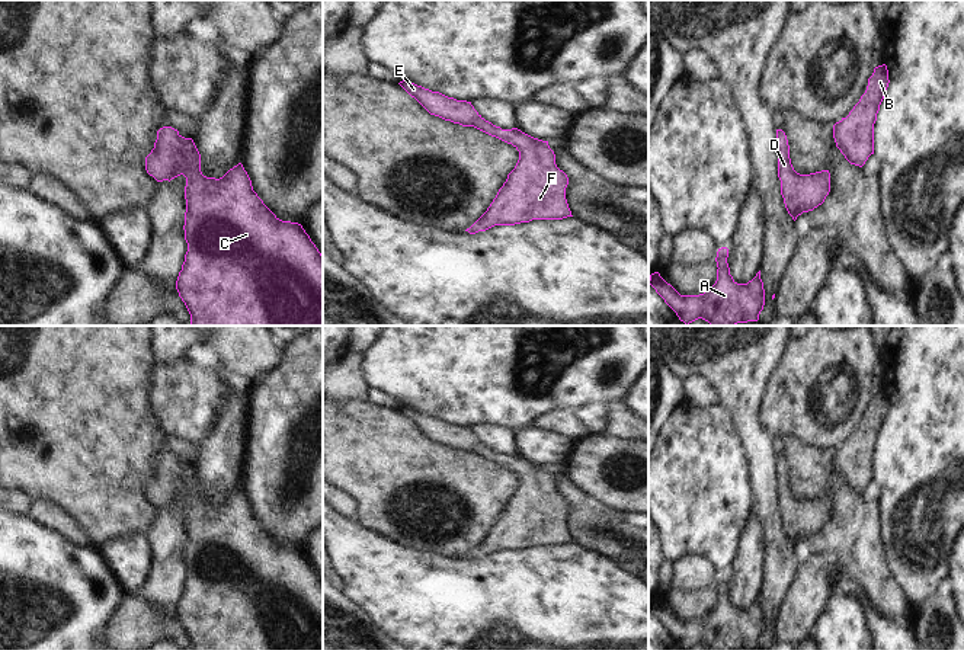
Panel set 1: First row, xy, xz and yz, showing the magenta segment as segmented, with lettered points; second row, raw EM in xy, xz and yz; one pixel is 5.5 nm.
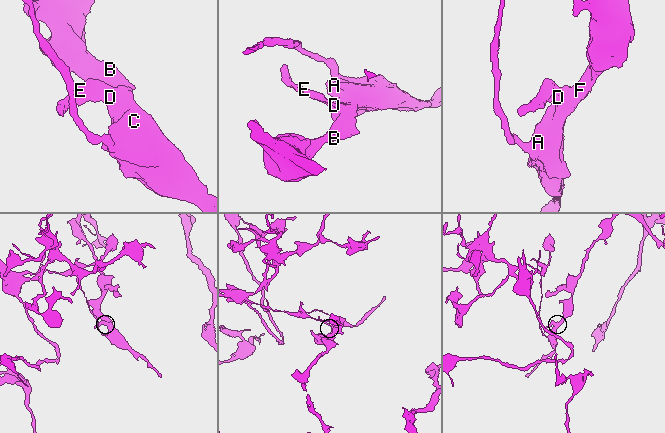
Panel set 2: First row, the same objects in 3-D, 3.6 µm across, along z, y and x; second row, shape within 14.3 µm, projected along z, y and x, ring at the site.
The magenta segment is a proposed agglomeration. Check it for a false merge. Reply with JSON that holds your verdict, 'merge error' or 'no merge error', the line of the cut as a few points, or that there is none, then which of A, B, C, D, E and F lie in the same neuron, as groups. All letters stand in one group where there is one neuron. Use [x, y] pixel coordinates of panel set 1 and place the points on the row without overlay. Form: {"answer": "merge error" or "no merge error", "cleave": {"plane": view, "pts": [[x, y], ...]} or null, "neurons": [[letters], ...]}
{"answer": "no merge error", "cleave": null, "neurons": [["A", "B", "C", "D", "E", "F"]]}

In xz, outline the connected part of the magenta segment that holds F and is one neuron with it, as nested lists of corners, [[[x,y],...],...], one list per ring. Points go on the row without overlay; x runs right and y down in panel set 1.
[[[409,406],[398,410],[430,441],[462,452],[474,452],[512,470],[519,477],[515,494],[507,500],[487,537],[465,557],[475,560],[494,551],[573,542],[566,525],[569,503],[557,493],[548,467],[534,464],[518,454],[502,455],[493,451],[474,435],[471,428],[448,423]]]

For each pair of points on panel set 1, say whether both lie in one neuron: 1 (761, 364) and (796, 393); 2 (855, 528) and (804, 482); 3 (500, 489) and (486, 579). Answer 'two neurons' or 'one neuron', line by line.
1: two neurons
2: one neuron
3: two neurons

